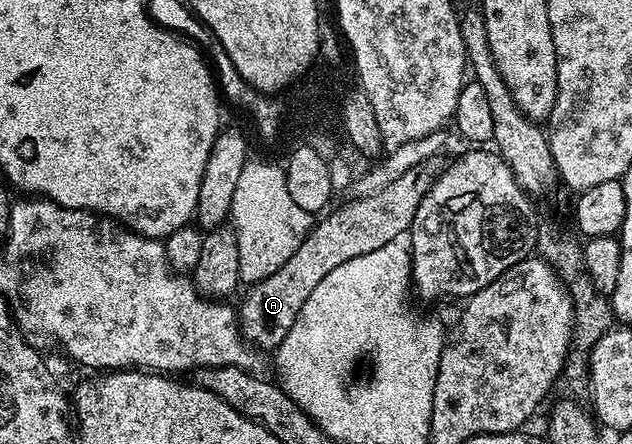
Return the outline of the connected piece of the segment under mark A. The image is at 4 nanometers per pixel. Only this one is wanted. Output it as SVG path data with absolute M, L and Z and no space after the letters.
M435 157L421 161L382 193L351 198L351 203L344 204L339 211L331 210L322 217L327 219L319 223L317 220L288 261L281 263L268 277L245 288L246 296L236 307L238 330L243 339L254 345L267 343L270 349L276 349L280 341L288 337L288 329L292 329L292 321L296 321L300 309L304 309L304 301L312 297L312 289L316 289L316 285L320 285L332 269L344 265L344 261L352 261L352 257L372 253L372 249L401 240L402 234L413 228L416 209L420 209L423 197L430 192L430 186L444 170L443 160L440 160Z

